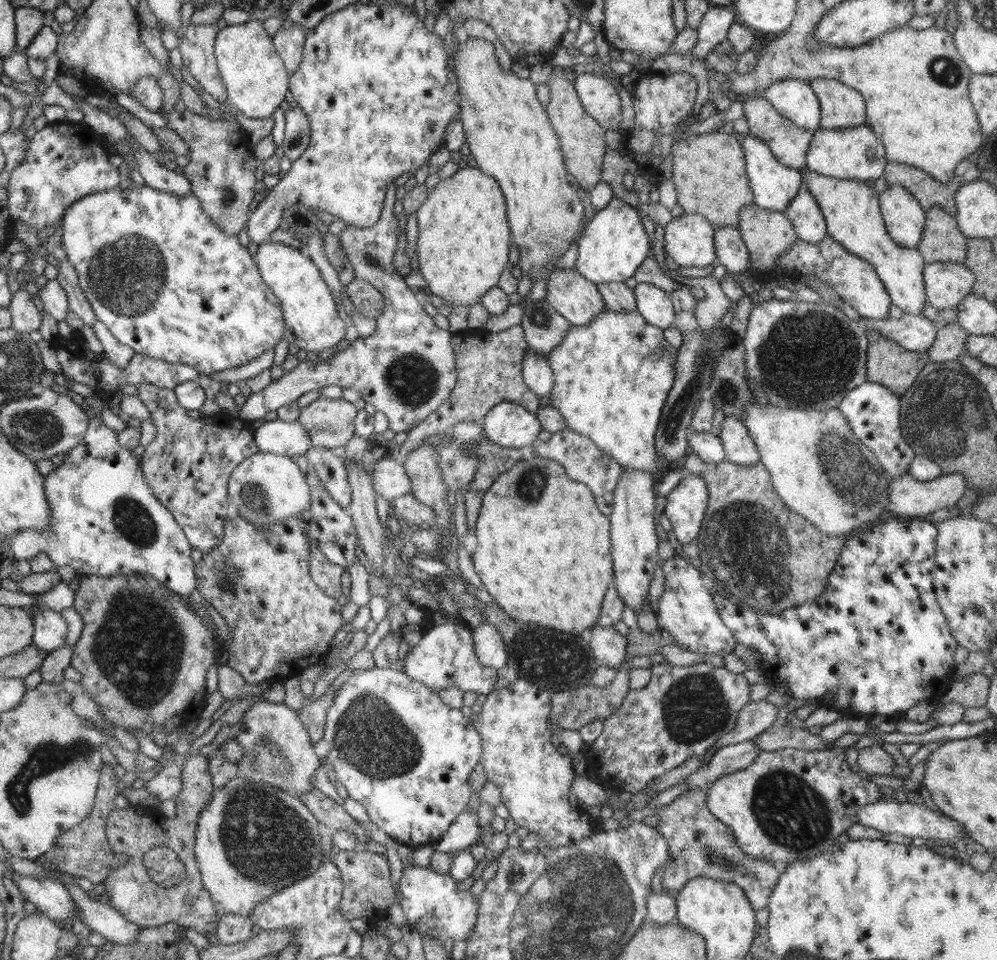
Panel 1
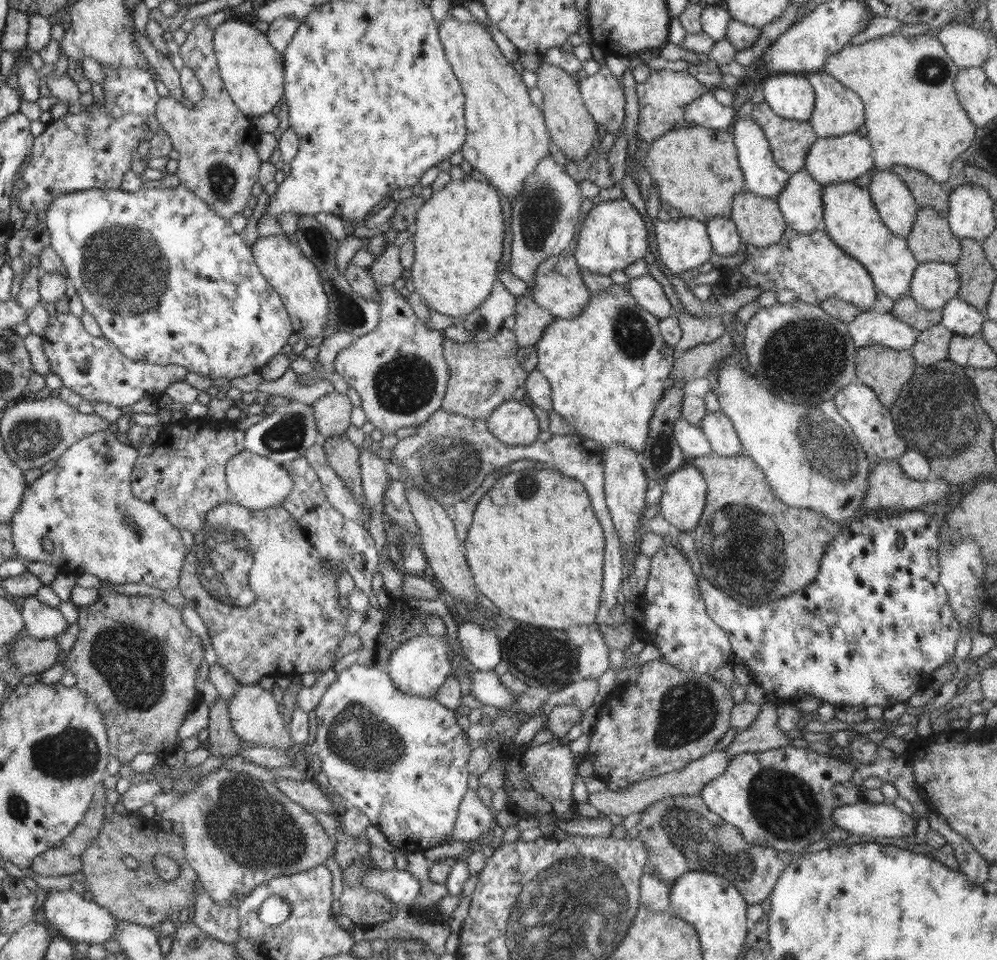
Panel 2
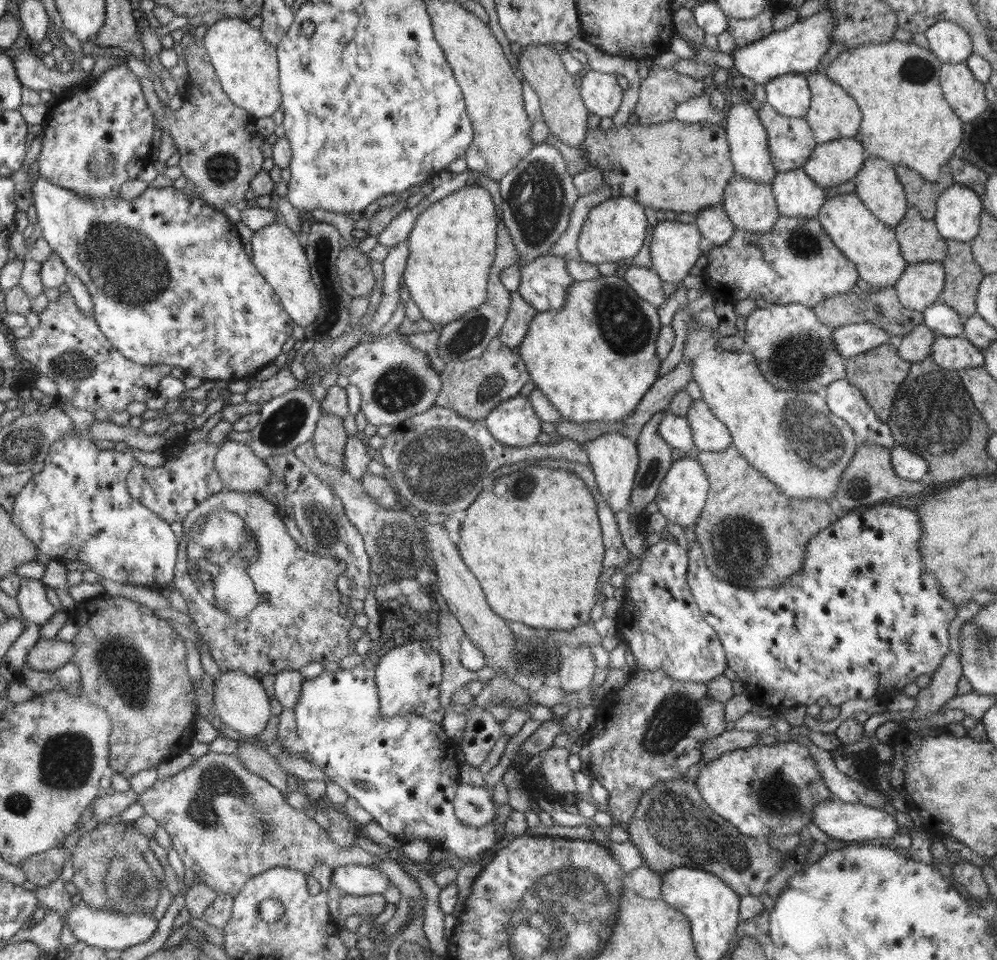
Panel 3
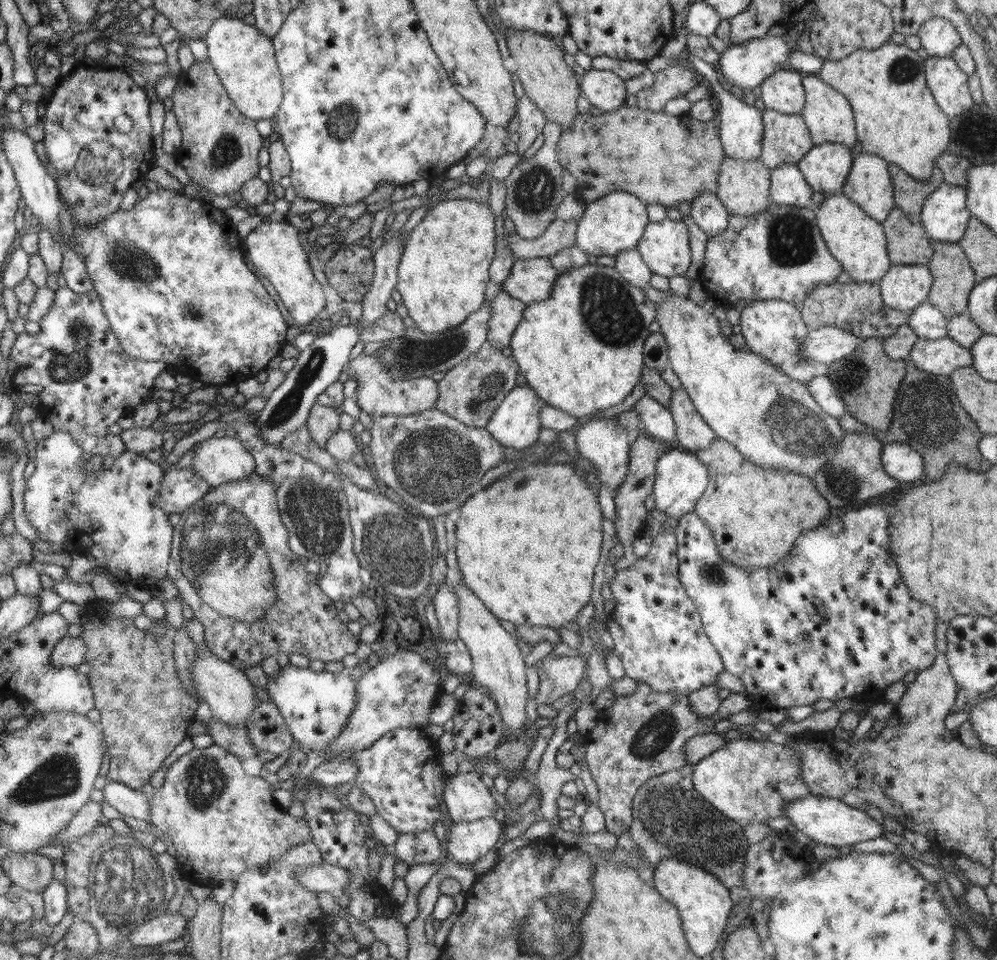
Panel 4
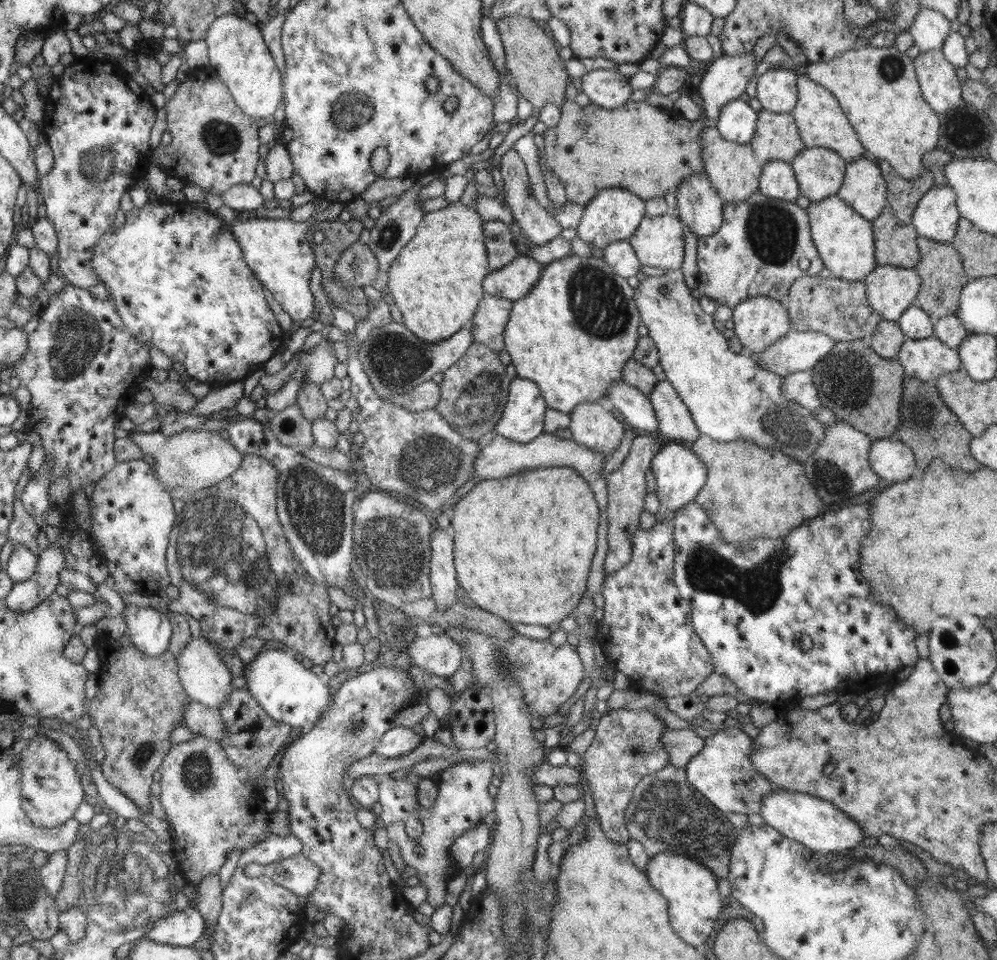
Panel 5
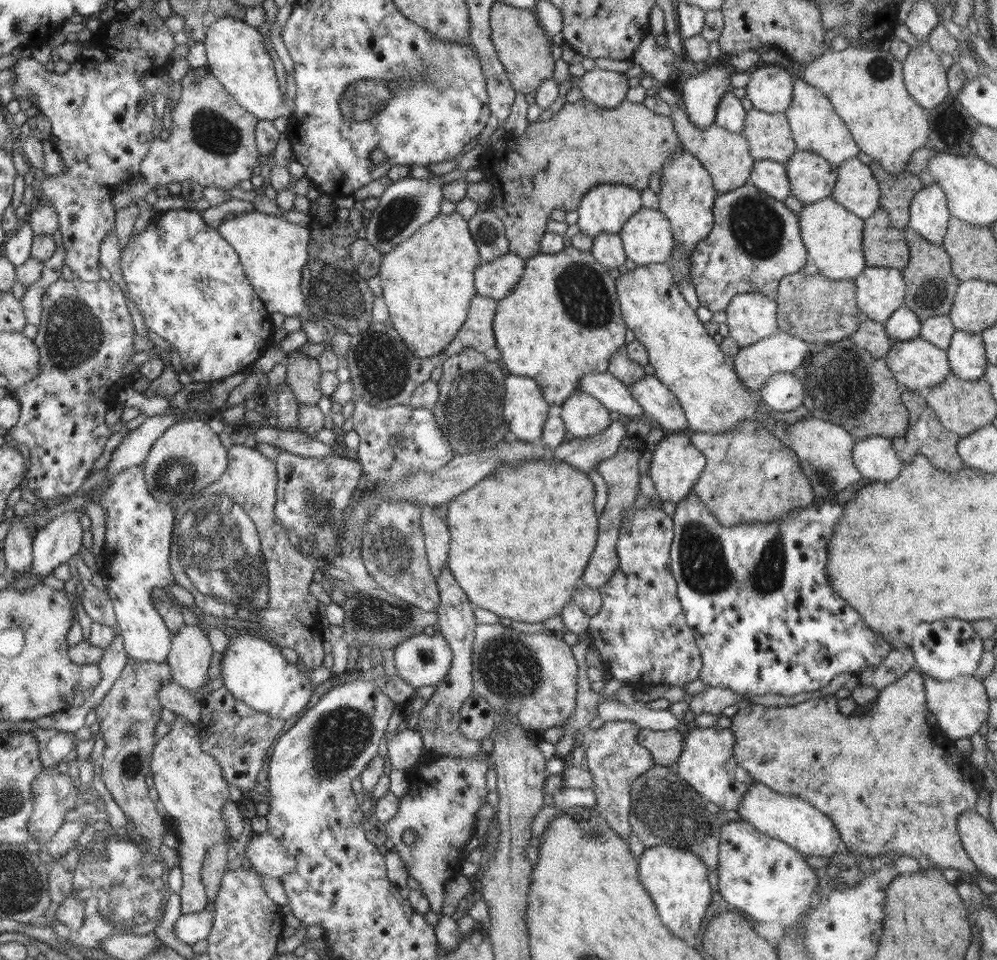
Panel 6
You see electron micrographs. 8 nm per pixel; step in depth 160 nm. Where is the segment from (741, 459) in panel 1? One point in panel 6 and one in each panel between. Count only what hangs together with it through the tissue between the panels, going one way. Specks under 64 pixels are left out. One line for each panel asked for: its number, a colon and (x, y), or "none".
2: (718, 428)
3: (709, 434)
4: (692, 433)
5: (674, 419)
6: (663, 406)

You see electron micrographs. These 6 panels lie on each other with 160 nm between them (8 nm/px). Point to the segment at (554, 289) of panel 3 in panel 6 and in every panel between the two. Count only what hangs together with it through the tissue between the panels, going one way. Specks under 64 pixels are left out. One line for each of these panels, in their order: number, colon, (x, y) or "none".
4: (530, 280)
5: (514, 280)
6: (494, 279)

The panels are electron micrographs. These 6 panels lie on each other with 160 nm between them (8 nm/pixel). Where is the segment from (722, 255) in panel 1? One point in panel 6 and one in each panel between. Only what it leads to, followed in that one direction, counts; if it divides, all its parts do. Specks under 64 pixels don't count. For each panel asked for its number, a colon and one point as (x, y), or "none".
2: (725, 239)
3: (713, 223)
4: (707, 212)
5: (700, 207)
6: (686, 198)

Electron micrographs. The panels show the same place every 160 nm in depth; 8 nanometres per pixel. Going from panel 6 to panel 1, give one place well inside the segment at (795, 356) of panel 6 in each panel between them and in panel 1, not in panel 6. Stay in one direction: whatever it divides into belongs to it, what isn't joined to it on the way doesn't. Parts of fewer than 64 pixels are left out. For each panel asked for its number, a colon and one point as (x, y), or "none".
1: (916, 333)
2: (869, 327)
3: (853, 339)
4: (825, 345)
5: (797, 351)

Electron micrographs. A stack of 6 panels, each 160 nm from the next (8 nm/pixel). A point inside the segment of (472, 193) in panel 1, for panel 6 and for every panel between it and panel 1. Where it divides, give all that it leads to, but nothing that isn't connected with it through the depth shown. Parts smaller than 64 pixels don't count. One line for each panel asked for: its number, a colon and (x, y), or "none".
2: (458, 233)
3: (452, 245)
4: (444, 269)
5: (436, 280)
6: (427, 281)

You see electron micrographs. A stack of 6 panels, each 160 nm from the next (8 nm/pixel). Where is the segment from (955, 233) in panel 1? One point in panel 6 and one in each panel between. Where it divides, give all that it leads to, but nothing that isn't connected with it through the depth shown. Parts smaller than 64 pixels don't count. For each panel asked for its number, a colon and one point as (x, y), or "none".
2: (929, 239)
3: (919, 239)
4: (908, 243)
5: (895, 243)
6: (884, 246)

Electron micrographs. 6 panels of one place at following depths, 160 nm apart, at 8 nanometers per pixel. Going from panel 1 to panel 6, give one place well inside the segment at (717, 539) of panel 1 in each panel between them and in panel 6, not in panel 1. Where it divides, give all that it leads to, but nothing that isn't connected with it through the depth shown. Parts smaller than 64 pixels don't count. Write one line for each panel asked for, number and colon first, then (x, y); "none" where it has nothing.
2: (753, 547)
3: (752, 535)
4: (755, 514)
5: (751, 491)
6: (750, 476)

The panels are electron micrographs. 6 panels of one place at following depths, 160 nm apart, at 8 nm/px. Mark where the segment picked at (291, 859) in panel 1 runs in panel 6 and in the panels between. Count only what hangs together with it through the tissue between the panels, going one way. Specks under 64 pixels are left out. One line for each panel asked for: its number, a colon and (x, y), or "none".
2: (239, 831)
3: (227, 824)
4: (222, 821)
5: (211, 811)
6: (190, 785)

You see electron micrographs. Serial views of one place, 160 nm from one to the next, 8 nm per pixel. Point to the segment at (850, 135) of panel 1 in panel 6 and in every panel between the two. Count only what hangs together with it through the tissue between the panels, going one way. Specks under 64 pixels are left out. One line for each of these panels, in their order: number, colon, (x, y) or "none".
2: (830, 160)
3: (830, 164)
4: (825, 167)
5: (819, 171)
6: (812, 178)

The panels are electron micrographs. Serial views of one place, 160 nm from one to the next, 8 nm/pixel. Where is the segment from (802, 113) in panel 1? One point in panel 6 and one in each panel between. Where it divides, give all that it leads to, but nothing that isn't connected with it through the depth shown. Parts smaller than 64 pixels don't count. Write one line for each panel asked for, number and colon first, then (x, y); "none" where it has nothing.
2: (790, 96)
3: (789, 94)
4: (783, 92)
5: (777, 91)
6: (770, 89)

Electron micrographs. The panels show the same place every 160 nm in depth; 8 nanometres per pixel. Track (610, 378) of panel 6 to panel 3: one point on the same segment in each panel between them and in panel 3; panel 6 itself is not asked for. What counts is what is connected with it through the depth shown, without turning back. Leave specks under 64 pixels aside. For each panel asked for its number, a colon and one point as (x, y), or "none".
3: (675, 430)
4: (656, 419)
5: (636, 407)

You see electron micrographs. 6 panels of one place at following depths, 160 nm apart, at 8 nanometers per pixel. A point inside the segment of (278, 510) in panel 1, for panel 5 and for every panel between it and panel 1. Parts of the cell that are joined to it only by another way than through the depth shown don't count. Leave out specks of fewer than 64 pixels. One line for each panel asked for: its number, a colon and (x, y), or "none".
2: (256, 482)
3: (239, 469)
4: (220, 459)
5: (196, 459)

